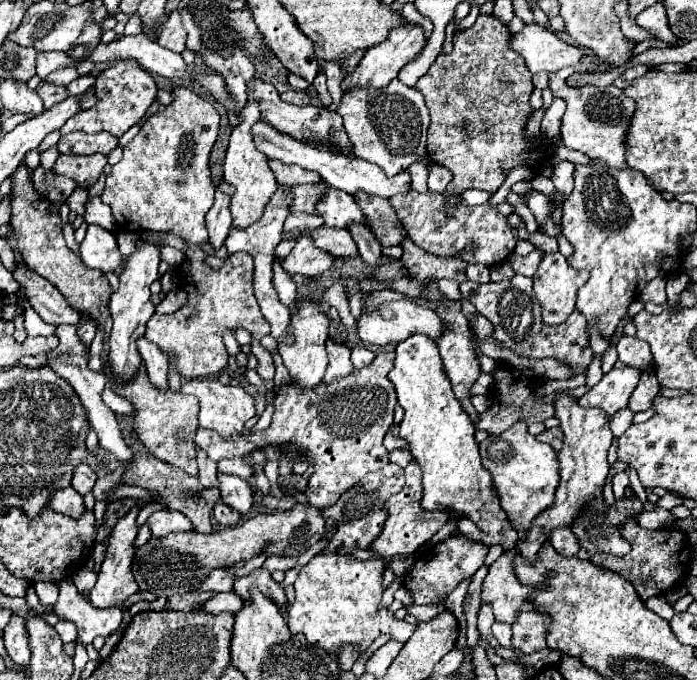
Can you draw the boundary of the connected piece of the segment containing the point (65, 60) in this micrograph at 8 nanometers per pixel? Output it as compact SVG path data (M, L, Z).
M50 51L50 53L38 53L38 65L36 65L36 71L38 75L44 79L46 75L50 75L52 71L56 69L62 69L62 67L74 67L74 59L70 59L68 53L62 53L62 51Z

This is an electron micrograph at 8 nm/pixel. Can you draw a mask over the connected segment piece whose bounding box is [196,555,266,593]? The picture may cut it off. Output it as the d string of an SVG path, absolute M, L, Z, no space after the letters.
M258 555L258 557L252 557L250 561L246 561L244 565L230 565L230 567L222 567L222 569L214 569L198 587L196 591L232 591L232 585L238 577L242 575L248 575L250 571L262 567L262 563L266 561L264 555Z

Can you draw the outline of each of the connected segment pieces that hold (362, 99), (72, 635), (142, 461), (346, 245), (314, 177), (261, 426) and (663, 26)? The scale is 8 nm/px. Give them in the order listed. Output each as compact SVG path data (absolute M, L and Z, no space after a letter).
M398 79L382 91L346 91L342 105L336 111L344 117L344 127L354 145L354 155L368 163L376 163L388 177L406 171L412 163L426 155L428 109L424 105L424 97L414 87L406 87Z
M58 621L58 625L54 627L56 631L58 631L58 635L60 635L60 639L64 641L64 643L68 643L68 641L76 641L76 637L78 637L78 633L76 633L76 627L74 627L74 623L70 623L70 621Z
M136 453L134 455L134 463L126 469L122 483L126 485L138 485L144 489L152 489L158 491L158 501L168 505L168 509L172 511L182 511L194 525L194 529L198 533L210 533L212 531L212 523L210 523L210 511L216 505L216 501L220 499L220 491L218 489L206 489L198 483L196 477L188 475L186 471L168 465L160 459L156 459L154 455L148 453Z
M318 227L314 231L294 231L292 235L302 237L302 235L312 235L316 245L336 257L346 257L346 259L354 259L358 257L358 247L350 235L348 229L334 229L334 227Z
M272 159L268 165L274 171L276 181L282 185L292 187L292 185L302 185L302 183L318 183L322 179L316 171L306 171L302 167L290 167L290 165L278 163L276 159Z
M267 391L266 399L267 399L266 409L263 412L263 414L260 416L258 422L252 428L253 432L263 431L267 429L271 424L271 420L274 412L274 407L272 403L274 399L274 391Z
M662 1L646 7L638 17L636 23L640 27L644 27L648 33L652 33L656 39L674 45L678 41L678 37L670 31L668 27L668 19L666 19L666 9L662 7Z

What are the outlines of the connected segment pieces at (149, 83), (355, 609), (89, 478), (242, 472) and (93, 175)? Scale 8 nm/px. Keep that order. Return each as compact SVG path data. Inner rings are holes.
M122 59L122 63L114 63L112 67L102 71L96 77L94 87L96 87L98 103L86 111L80 111L78 115L70 117L64 123L64 127L60 129L60 135L68 135L72 131L84 131L84 133L110 131L112 135L120 137L122 133L126 133L134 123L138 123L144 117L144 113L156 99L156 91L158 91L154 77L146 69L142 69L138 63L134 63L134 59Z
M320 553L316 555L296 577L296 601L290 605L288 611L288 627L292 633L302 633L306 635L306 639L324 649L326 653L338 657L340 649L344 645L352 645L358 651L358 657L364 657L364 653L368 651L368 647L374 643L376 637L380 635L388 635L394 641L406 643L414 631L414 625L404 623L402 619L396 619L386 607L380 609L382 603L382 581L384 581L384 563L382 559L368 559L368 561L360 561L352 555L348 557L340 557L334 553Z
M78 465L78 467L74 469L72 487L74 487L82 497L92 491L94 483L96 483L96 471L94 471L94 469L90 469L88 465Z
M250 455L234 457L234 459L222 459L222 461L218 461L218 471L220 471L220 473L236 475L236 477L240 477L240 479L244 479L244 481L250 481L250 479L254 477L254 471L252 471L252 467L248 465L250 461L246 461L246 459L250 459Z
M60 153L52 171L56 175L74 179L78 183L78 187L86 187L86 185L90 187L102 175L102 169L106 163L108 163L108 157L102 153L94 153L94 155L64 155L64 153Z

